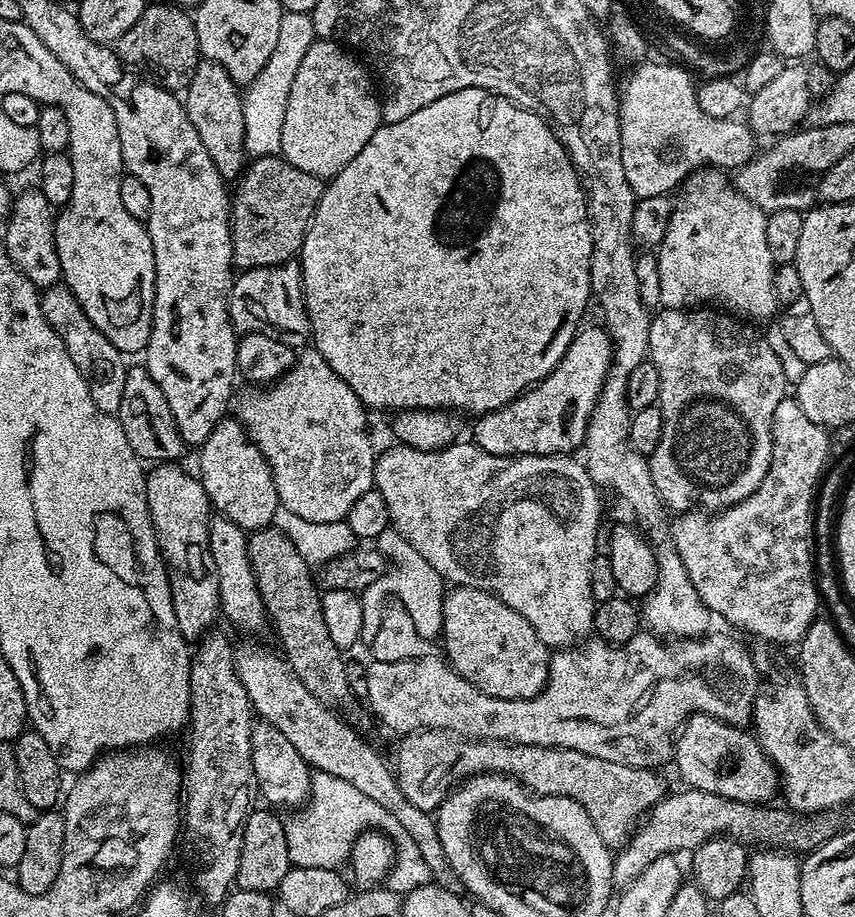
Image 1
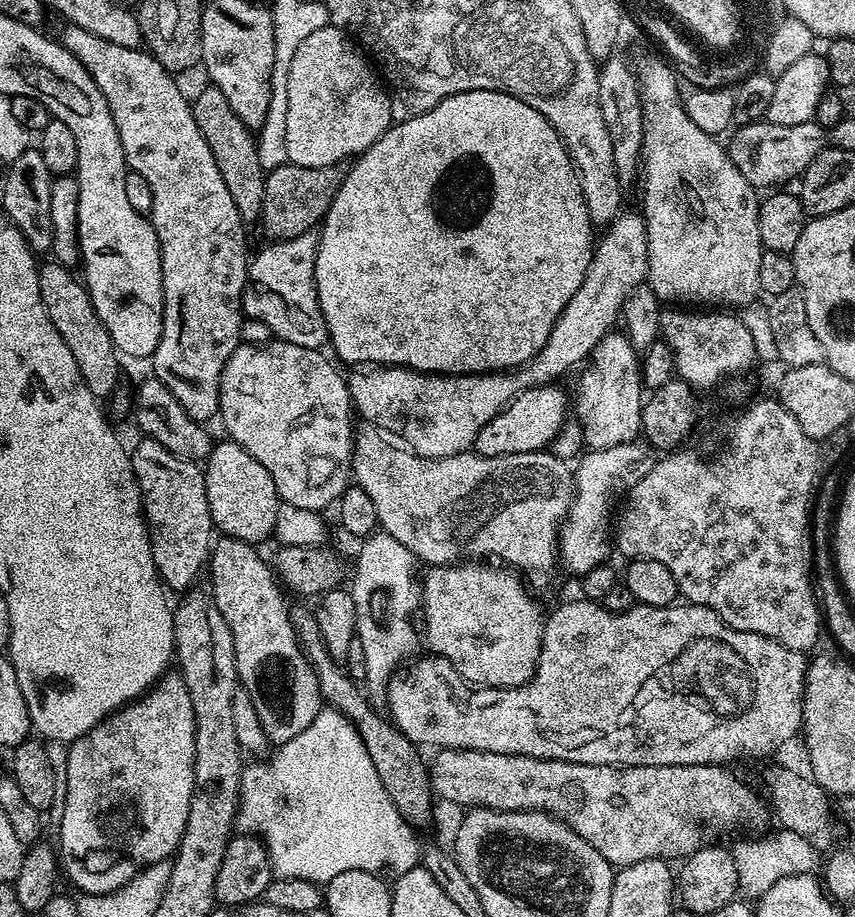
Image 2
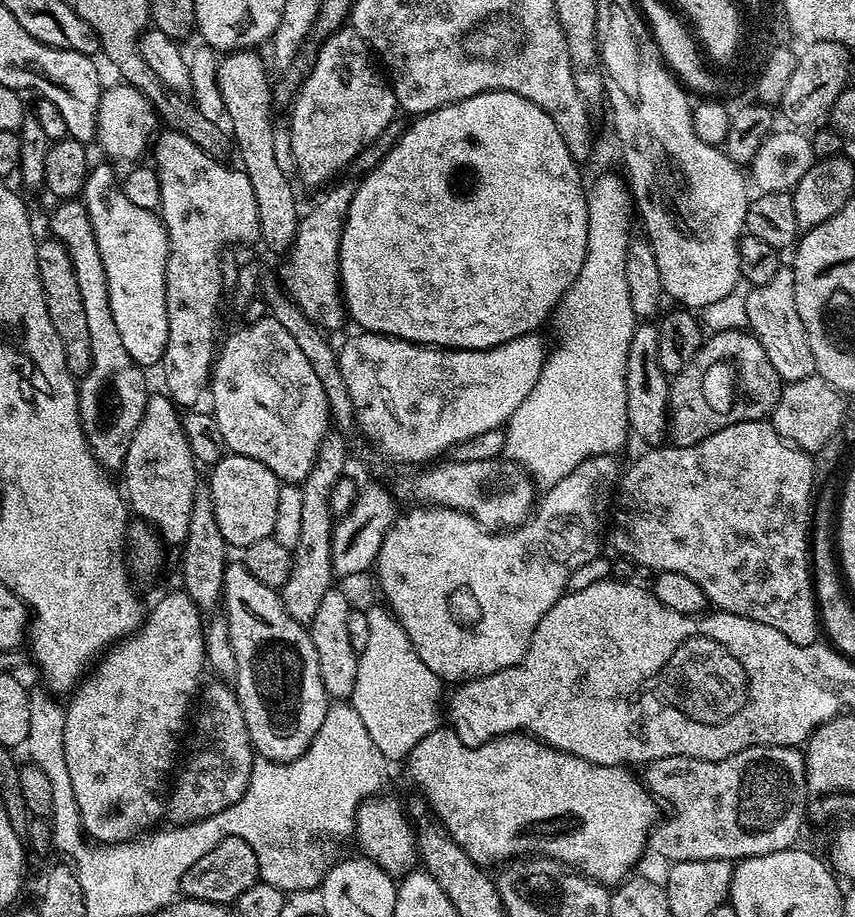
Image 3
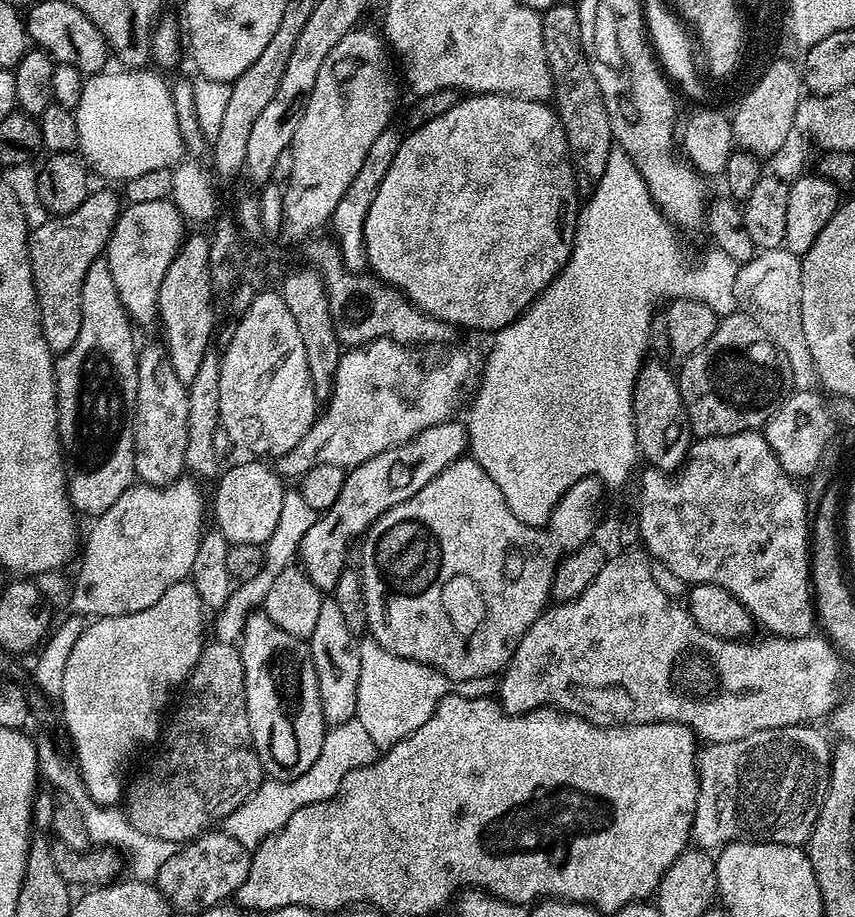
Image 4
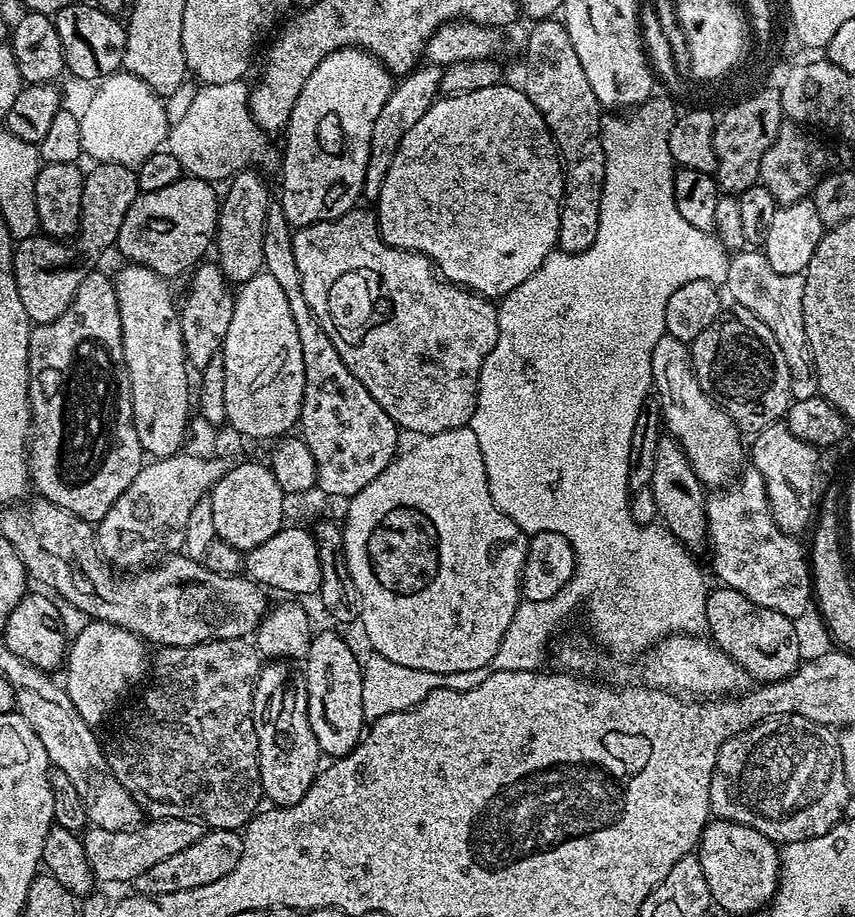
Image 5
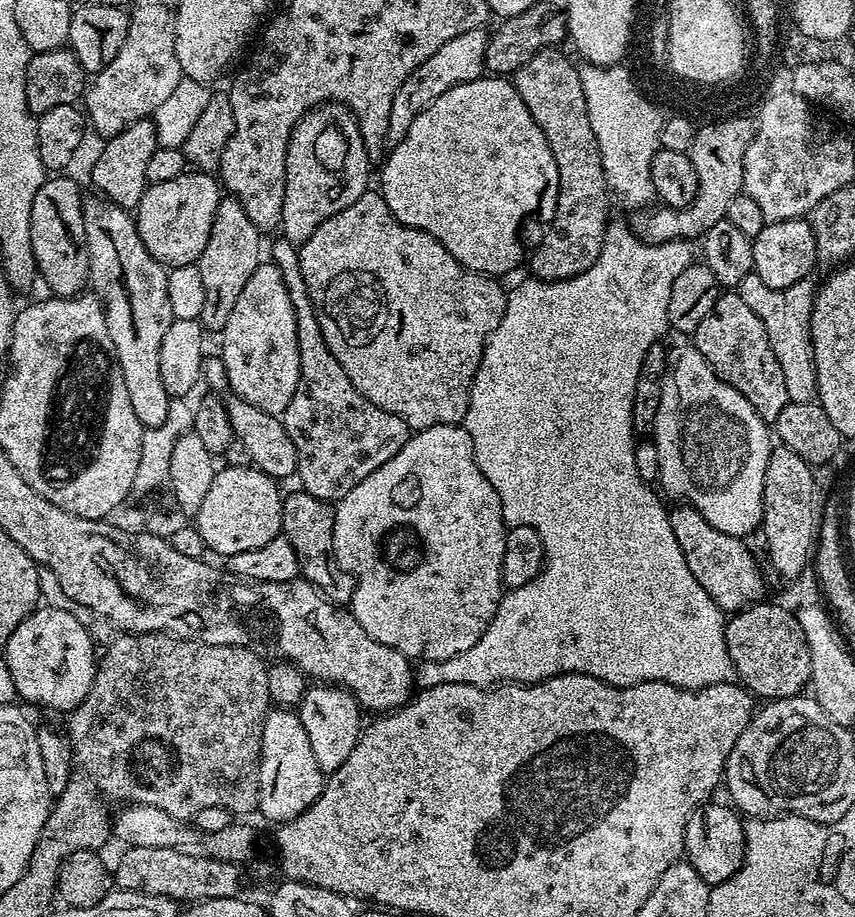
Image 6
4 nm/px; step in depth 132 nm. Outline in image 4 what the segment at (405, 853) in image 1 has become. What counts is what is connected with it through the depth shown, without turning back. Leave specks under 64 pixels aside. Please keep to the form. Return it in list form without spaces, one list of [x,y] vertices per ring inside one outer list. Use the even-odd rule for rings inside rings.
[[[354,719],[329,727],[324,733],[322,754],[314,758],[314,766],[310,766],[306,774],[293,780],[265,779],[258,786],[258,790],[250,794],[250,798],[246,798],[246,802],[242,802],[238,810],[234,810],[234,814],[222,821],[222,831],[230,838],[242,842],[244,848],[255,850],[267,836],[282,830],[282,826],[290,822],[290,814],[294,814],[294,810],[302,810],[302,806],[330,799],[336,795],[342,778],[346,778],[350,770],[360,768],[363,764],[372,764],[377,755],[378,749],[360,720]]]

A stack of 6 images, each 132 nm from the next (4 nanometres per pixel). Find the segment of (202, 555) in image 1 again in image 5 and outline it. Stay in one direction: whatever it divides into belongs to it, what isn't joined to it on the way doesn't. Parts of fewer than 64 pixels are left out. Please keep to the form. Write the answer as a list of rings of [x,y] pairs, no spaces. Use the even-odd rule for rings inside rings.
[[[131,262],[123,265],[120,273],[115,273],[114,283],[118,294],[118,314],[122,318],[122,350],[124,365],[130,382],[130,398],[134,414],[134,430],[138,430],[138,442],[142,442],[149,457],[174,456],[185,447],[184,431],[188,428],[188,372],[180,309],[177,301],[172,301],[172,292],[168,289],[169,281],[141,264]]]

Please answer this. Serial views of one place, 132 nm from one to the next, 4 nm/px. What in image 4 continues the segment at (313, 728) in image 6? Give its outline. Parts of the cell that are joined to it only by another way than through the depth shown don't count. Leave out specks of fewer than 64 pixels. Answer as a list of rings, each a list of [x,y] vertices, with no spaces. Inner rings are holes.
[[[324,598],[321,602],[318,622],[310,639],[310,651],[318,678],[318,698],[322,702],[325,725],[335,726],[356,719],[360,650],[335,598]]]

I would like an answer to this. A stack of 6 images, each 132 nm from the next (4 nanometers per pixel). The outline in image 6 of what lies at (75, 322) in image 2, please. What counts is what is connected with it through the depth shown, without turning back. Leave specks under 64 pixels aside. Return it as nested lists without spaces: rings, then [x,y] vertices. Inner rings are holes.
[[[152,118],[136,120],[118,134],[107,137],[103,141],[104,149],[97,154],[96,161],[92,164],[92,184],[96,187],[93,189],[105,200],[111,200],[122,208],[135,209],[136,203],[140,201],[145,188],[149,185],[146,169],[158,142]]]

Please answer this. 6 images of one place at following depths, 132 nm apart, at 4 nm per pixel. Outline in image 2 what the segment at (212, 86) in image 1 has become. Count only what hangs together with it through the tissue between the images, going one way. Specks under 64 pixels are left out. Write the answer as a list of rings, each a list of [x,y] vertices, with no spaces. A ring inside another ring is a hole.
[[[205,86],[191,101],[194,122],[198,122],[198,130],[202,130],[202,138],[206,138],[206,146],[210,146],[210,154],[214,154],[214,163],[218,165],[218,174],[222,174],[222,182],[226,182],[226,190],[230,190],[230,198],[234,198],[234,206],[238,206],[240,221],[245,227],[259,225],[264,201],[264,177],[266,171],[259,161],[257,137],[234,114],[230,102],[222,95],[222,90]]]

